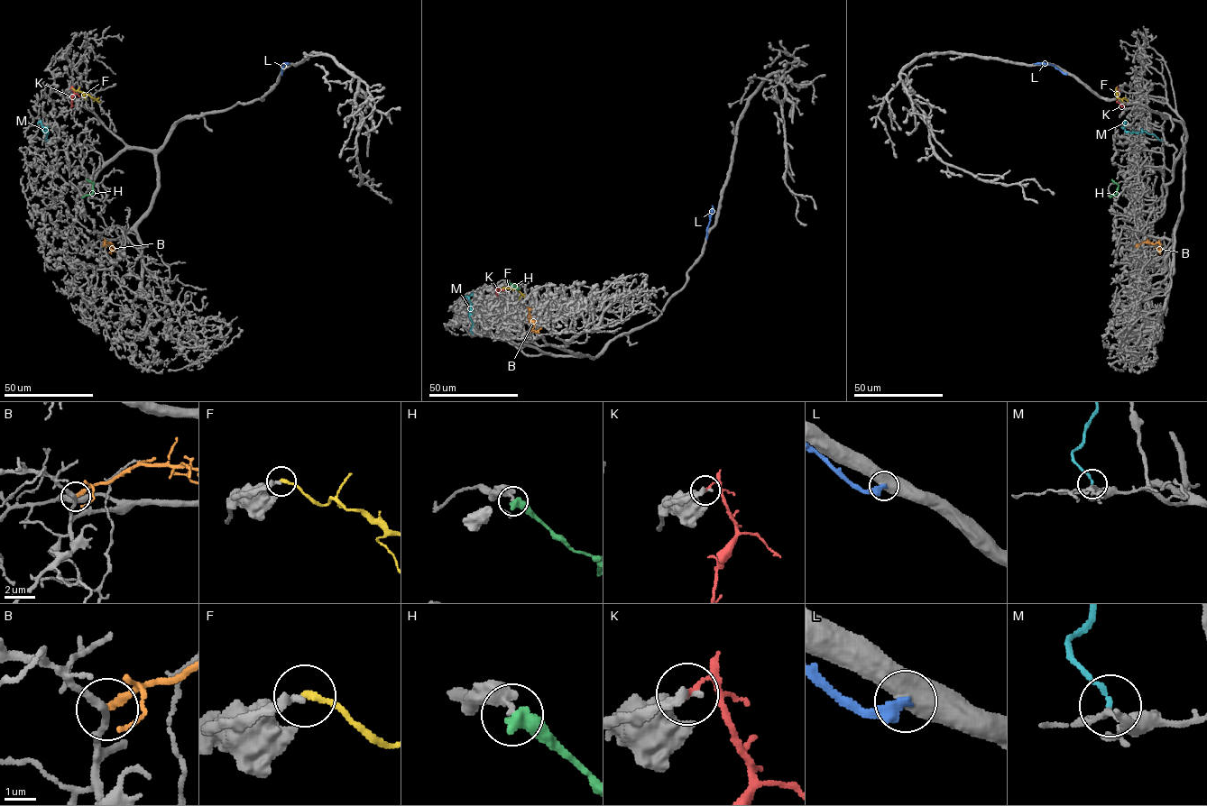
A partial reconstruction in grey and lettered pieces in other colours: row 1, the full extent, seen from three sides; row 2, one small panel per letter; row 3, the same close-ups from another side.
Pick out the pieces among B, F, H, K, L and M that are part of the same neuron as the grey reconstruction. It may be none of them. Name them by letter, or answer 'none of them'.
F

